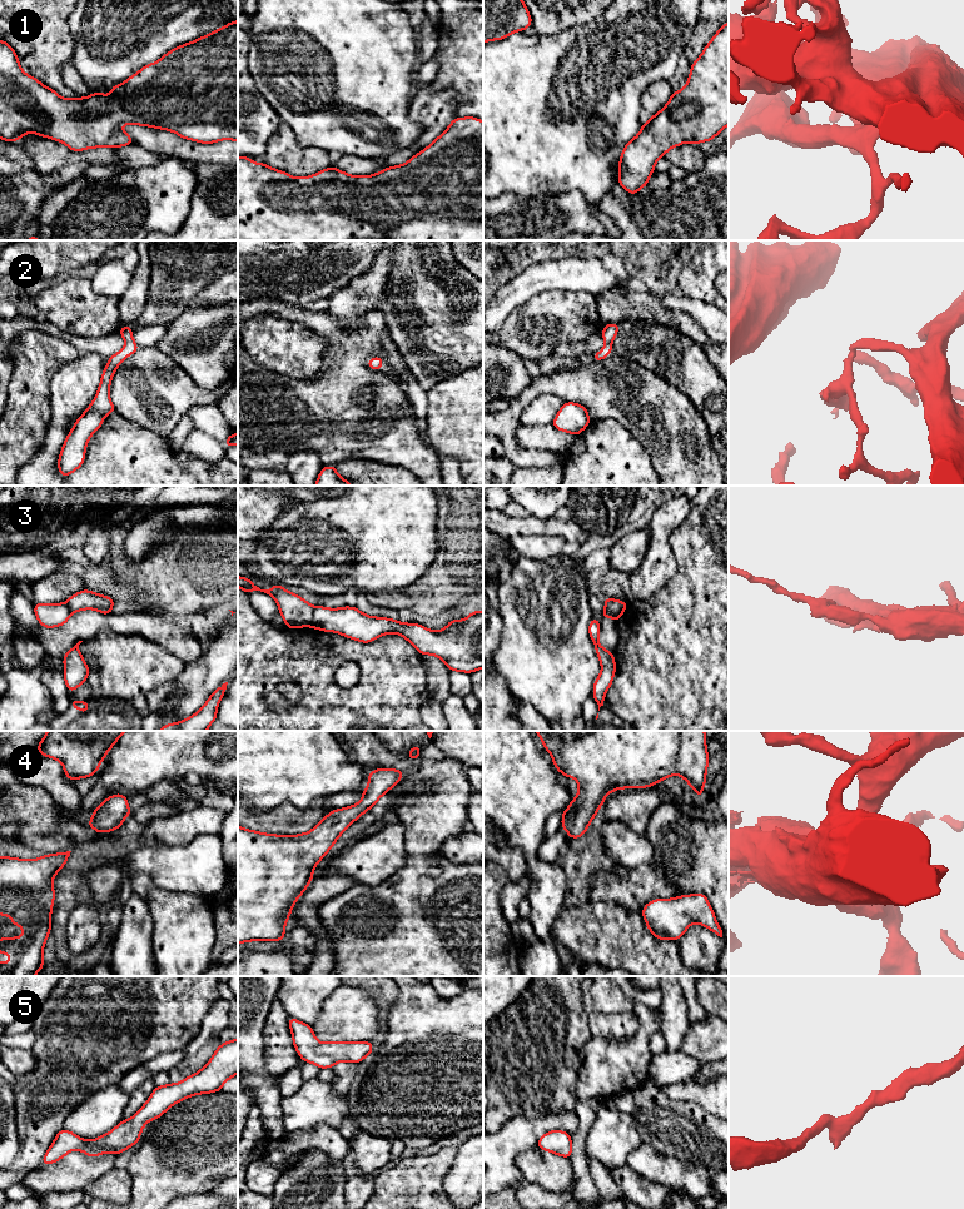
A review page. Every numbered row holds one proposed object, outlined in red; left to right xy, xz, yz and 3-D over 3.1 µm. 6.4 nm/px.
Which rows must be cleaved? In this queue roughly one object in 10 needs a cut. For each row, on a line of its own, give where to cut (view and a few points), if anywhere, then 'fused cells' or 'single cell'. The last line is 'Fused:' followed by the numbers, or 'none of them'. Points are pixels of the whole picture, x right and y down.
1: no cut | single cell
2: no cut | single cell
3: xz (314, 607), (309, 625) | fused cells
4: no cut | single cell
5: no cut | single cell
Fused: 3

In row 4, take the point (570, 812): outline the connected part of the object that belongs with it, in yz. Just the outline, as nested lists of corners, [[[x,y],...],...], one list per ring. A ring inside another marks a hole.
[[[535,731],[546,751],[552,755],[552,762],[560,773],[573,777],[578,783],[578,793],[562,812],[561,827],[570,839],[586,834],[592,819],[602,807],[606,796],[620,788],[644,788],[655,786],[670,776],[680,775],[702,798],[709,765],[705,731]]]

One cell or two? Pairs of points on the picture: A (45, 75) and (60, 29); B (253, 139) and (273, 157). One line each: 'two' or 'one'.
A: one
B: two

